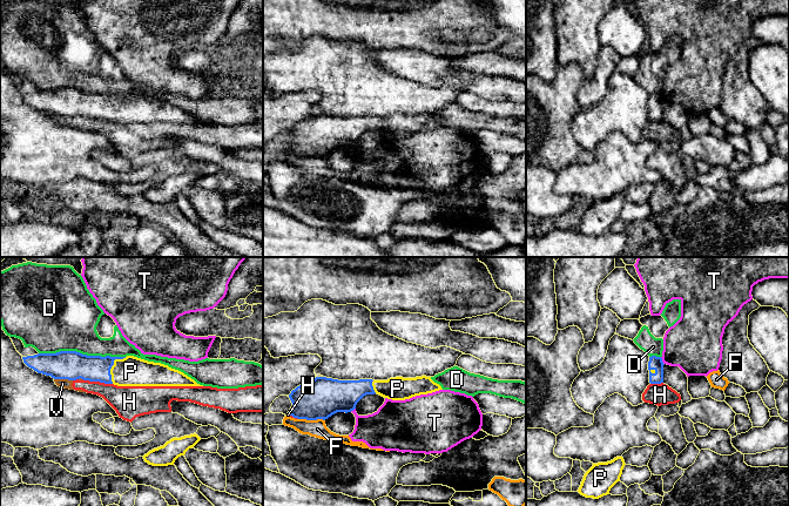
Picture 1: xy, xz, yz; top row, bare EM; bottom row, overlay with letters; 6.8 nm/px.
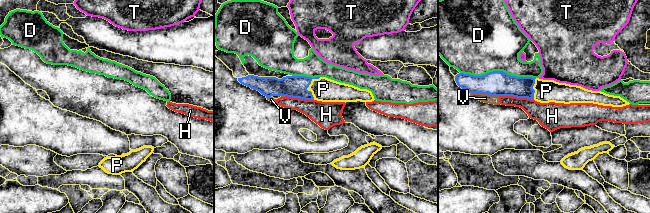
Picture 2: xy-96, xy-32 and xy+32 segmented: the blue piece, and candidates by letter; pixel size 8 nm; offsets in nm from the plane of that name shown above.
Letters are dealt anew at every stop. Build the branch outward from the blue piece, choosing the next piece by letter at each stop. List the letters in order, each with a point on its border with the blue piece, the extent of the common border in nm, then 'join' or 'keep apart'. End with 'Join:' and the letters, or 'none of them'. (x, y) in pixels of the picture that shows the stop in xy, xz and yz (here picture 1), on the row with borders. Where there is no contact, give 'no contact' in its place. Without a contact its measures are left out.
D: contact xy (81, 353); length 600 nm; keep apart
F: contact xz (311, 419); length 190 nm; keep apart
H: contact xy (98, 380); length 220 nm; keep apart
P: contact xy (112, 365); length 200 nm; join
T: contact yz (661, 361); length 60 nm; keep apart
V: contact xy (63, 378); length 130 nm; keep apart
Join: P

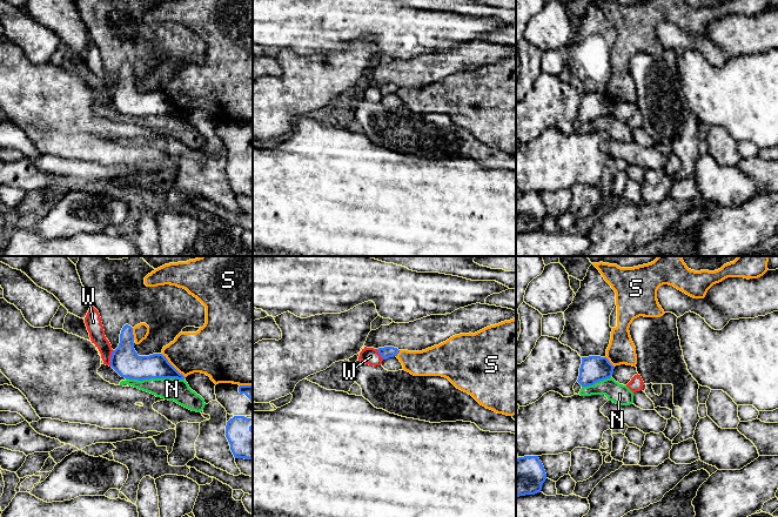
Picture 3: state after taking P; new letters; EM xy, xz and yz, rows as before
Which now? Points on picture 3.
N: contact xy (155, 377); length 400 nm; keep apart
S: contact xy (172, 366); length 240 nm; keep apart
W: contact xy (111, 358); length 120 nm; keep apart
Join: none of them

